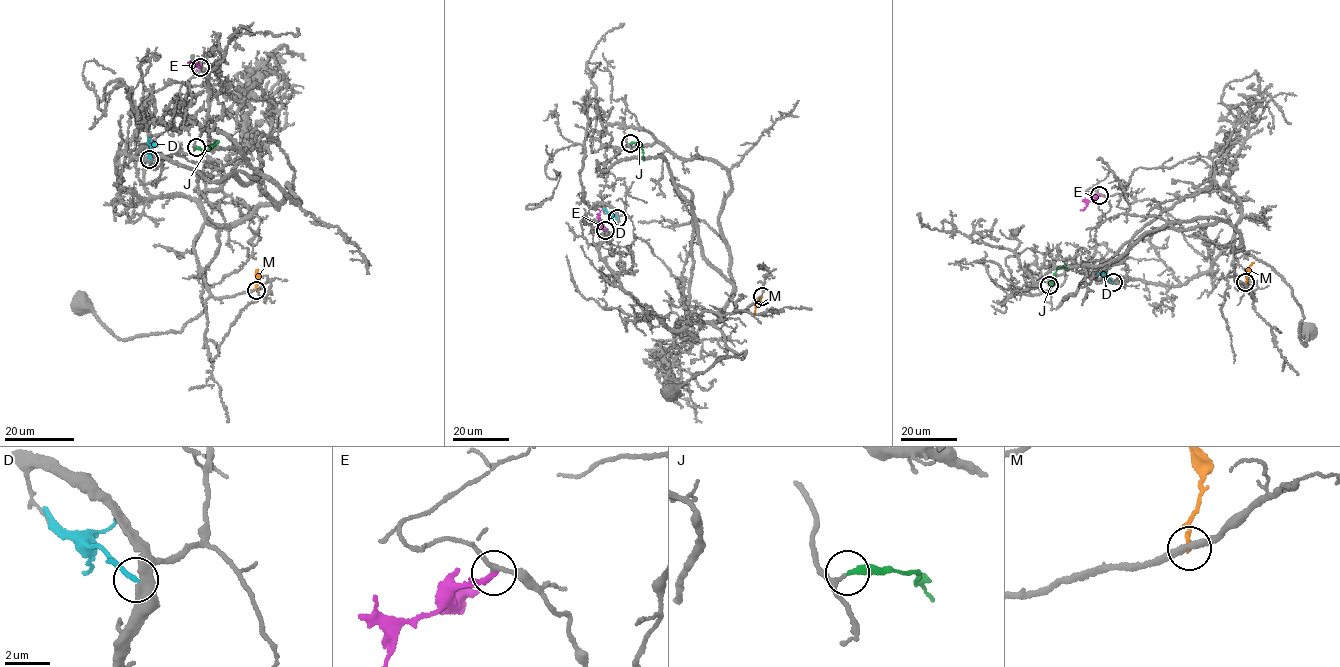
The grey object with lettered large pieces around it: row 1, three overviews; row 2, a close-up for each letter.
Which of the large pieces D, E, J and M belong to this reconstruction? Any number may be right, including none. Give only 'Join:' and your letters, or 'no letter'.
Join: J

